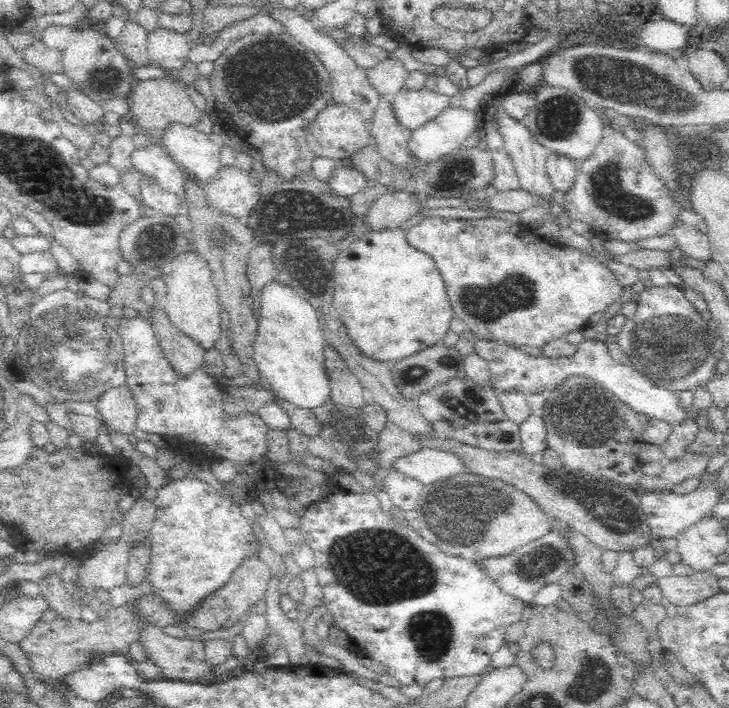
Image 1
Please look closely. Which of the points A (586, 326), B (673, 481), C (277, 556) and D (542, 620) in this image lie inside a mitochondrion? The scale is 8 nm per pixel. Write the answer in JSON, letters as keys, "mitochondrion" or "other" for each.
{"A":"other","B":"other","C":"other","D":"other"}

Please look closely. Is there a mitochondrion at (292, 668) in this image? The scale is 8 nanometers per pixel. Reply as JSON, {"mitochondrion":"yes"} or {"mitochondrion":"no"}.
{"mitochondrion":"no"}

